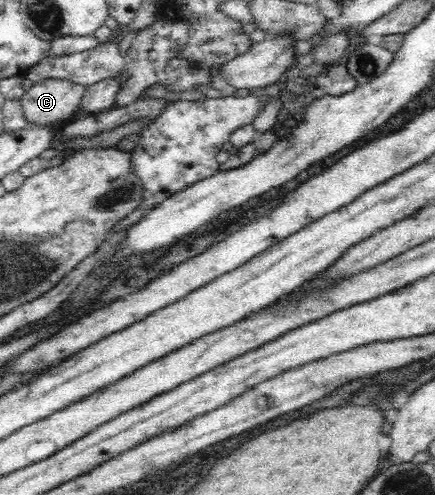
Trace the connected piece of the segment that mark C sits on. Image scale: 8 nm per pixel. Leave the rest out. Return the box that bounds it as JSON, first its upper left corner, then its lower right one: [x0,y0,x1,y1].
[20,78,88,124]

